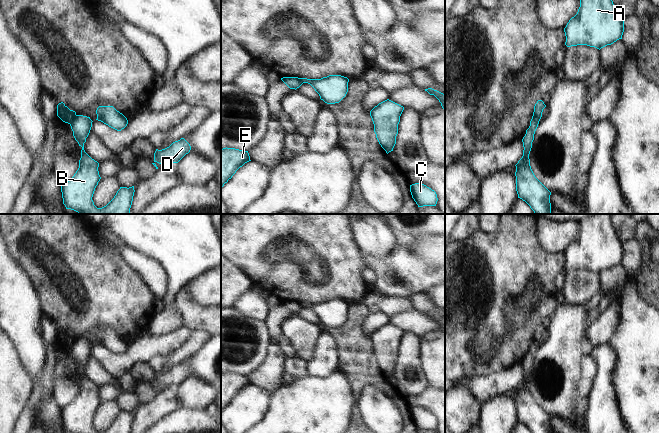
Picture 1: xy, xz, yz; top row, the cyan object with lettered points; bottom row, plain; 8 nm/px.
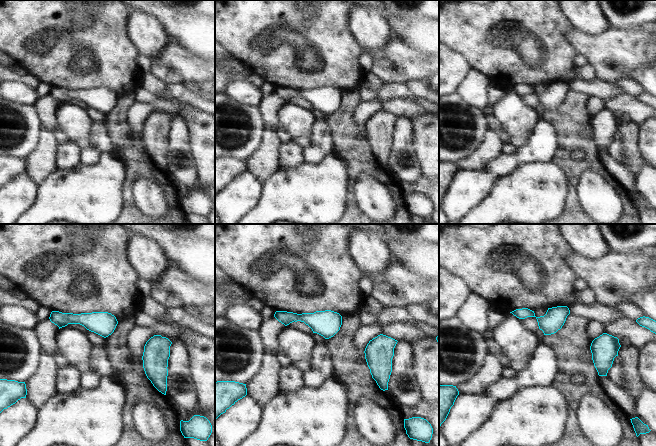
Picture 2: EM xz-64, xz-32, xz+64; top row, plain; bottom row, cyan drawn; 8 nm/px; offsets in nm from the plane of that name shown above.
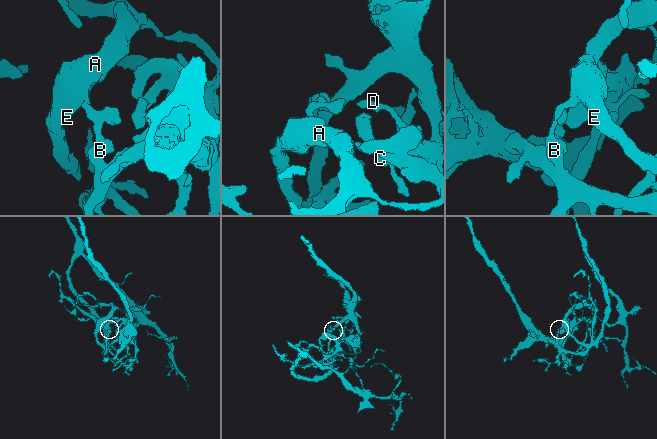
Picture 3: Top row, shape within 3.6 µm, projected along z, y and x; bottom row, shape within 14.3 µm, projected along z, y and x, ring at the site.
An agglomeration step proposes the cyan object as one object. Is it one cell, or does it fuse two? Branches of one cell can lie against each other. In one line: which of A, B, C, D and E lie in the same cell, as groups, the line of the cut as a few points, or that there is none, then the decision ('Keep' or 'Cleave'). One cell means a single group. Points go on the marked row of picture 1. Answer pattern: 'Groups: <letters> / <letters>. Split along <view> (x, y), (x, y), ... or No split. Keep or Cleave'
Groups: A C D E / B. Split along xy (76, 115), (69, 123). Cleave.

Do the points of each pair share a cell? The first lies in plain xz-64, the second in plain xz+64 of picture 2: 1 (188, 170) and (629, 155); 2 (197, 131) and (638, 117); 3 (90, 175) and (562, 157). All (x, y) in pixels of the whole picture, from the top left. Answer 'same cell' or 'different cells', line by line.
1: same cell
2: different cells
3: different cells

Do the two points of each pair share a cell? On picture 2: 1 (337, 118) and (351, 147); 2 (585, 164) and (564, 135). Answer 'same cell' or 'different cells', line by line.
1: same cell
2: same cell

